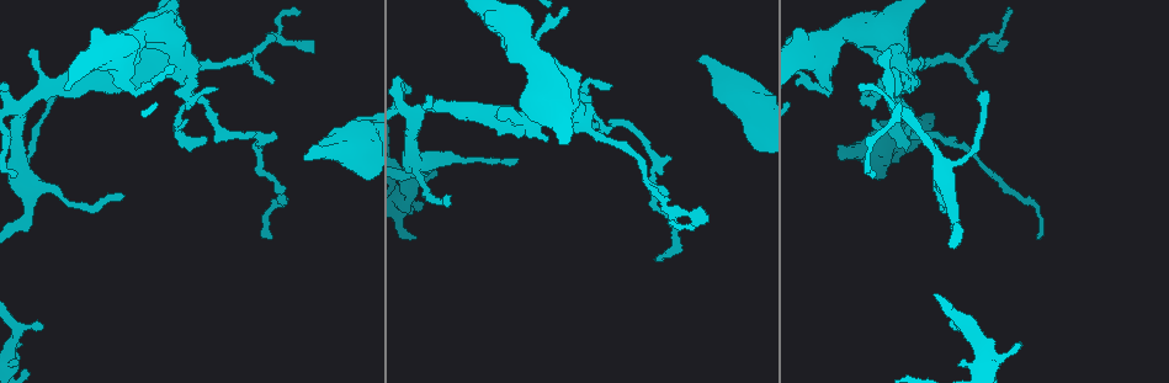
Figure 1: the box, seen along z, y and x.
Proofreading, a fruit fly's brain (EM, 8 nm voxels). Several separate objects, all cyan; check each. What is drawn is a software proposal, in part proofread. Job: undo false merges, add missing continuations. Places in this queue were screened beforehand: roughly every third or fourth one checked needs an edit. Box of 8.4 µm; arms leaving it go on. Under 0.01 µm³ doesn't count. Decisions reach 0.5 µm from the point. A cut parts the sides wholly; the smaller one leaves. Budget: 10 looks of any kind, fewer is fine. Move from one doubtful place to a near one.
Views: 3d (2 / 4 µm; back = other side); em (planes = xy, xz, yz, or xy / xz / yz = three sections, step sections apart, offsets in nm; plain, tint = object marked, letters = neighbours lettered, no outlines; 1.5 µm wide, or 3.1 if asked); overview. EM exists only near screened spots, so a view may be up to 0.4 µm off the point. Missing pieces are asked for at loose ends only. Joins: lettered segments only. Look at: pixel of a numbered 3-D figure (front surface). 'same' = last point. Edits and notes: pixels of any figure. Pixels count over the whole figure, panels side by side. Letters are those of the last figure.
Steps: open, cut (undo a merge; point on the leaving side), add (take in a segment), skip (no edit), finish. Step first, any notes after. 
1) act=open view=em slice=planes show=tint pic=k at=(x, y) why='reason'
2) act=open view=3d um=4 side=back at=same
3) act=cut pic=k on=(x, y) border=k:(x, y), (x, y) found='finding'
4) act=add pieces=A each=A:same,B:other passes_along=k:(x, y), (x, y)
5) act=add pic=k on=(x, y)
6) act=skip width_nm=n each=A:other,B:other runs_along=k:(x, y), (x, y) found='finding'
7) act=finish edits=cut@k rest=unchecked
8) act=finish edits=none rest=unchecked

act=open view=em slice=planes show=letters pic=1 at=(272, 82) why='an open end'

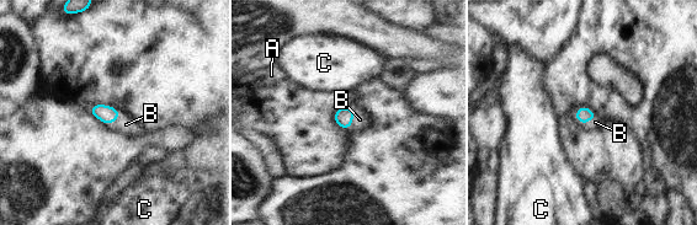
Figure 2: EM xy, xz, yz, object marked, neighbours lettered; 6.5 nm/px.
act=add pieces=B each=A:other,B:same,C:other passes_along=2:(344, 116), (351, 121), (360, 119) found='it goes on there'

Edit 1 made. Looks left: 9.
act=open view=3d um=2 pic=1 at=(517, 160) why='branch stops here'

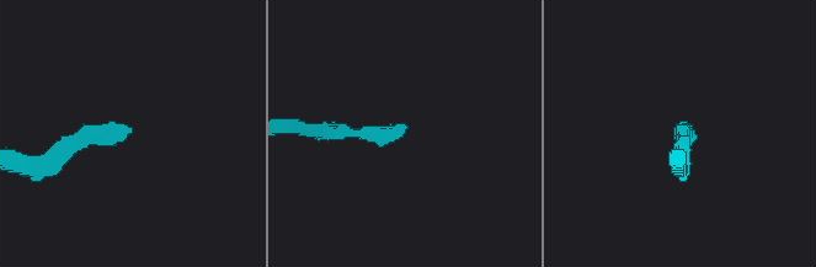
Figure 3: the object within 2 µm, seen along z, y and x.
act=open view=em slice=planes show=letters pic=3 at=(126, 126)

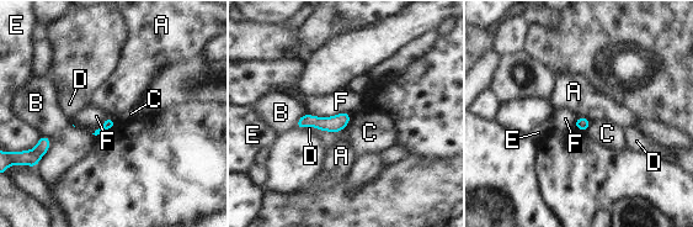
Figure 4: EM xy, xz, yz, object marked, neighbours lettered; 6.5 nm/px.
act=skip longest_contact=F:280nm each=A:other,B:other,C:other,D:other,E:other,F:other border=4:(351, 114), (350, 121), (336, 132) found='no lettered segment goes on from it'

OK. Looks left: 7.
act=open view=3d um=2 pic=1 at=(444, 203) why='an open end'

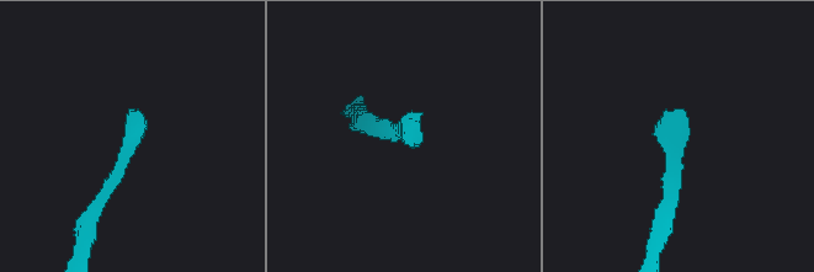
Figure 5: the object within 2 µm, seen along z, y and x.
act=open view=em slice=yz step=4 show=letters pic=5 at=(683, 110) why='shape alone is not enough'

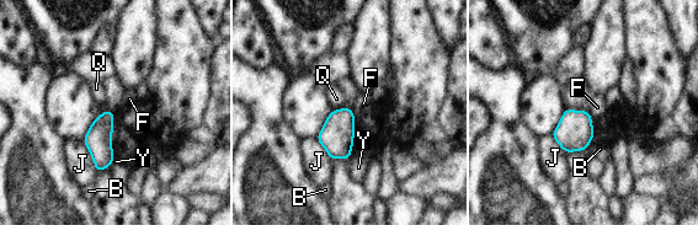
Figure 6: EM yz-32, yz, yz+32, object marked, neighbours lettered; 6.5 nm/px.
act=skip width_nm=140 each=B:other,F:other,J:other,Q:other,Y:other found='no lettered segment goes on from it'

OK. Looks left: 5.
act=finish edits=add@2 rest=unchecked

